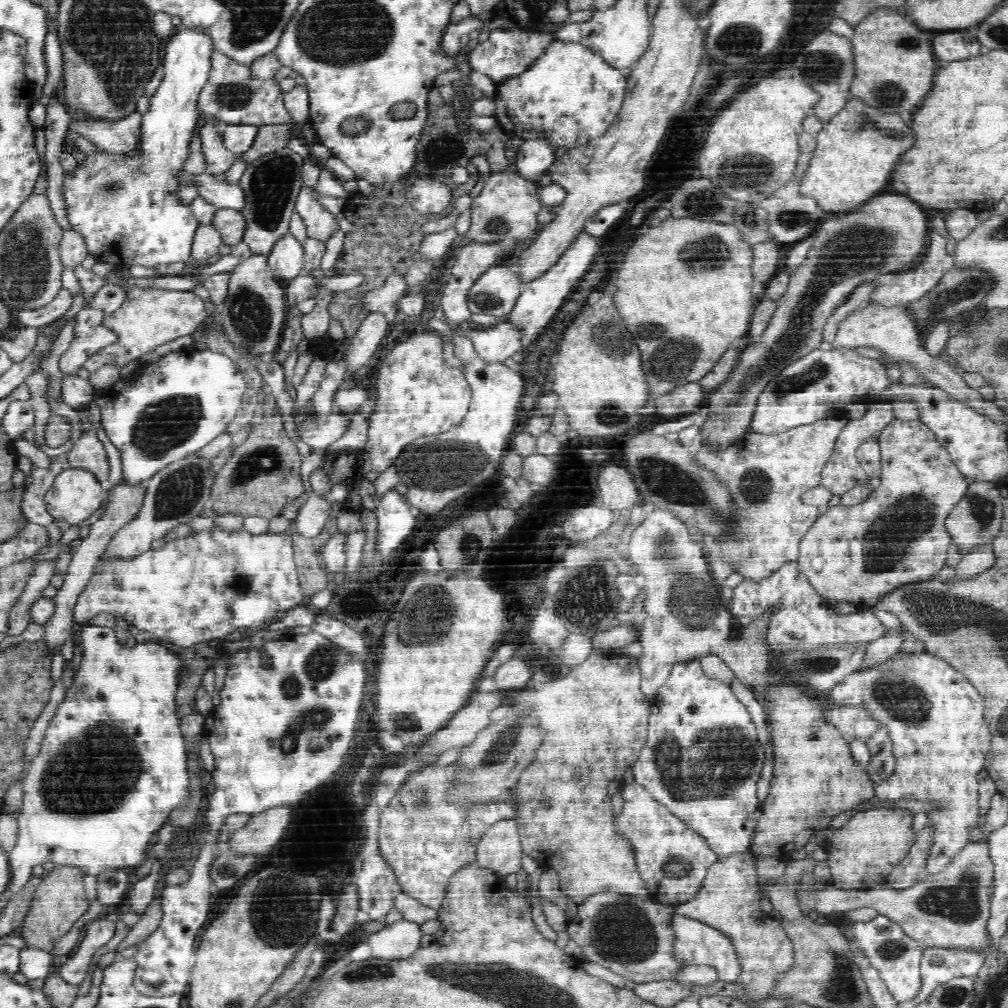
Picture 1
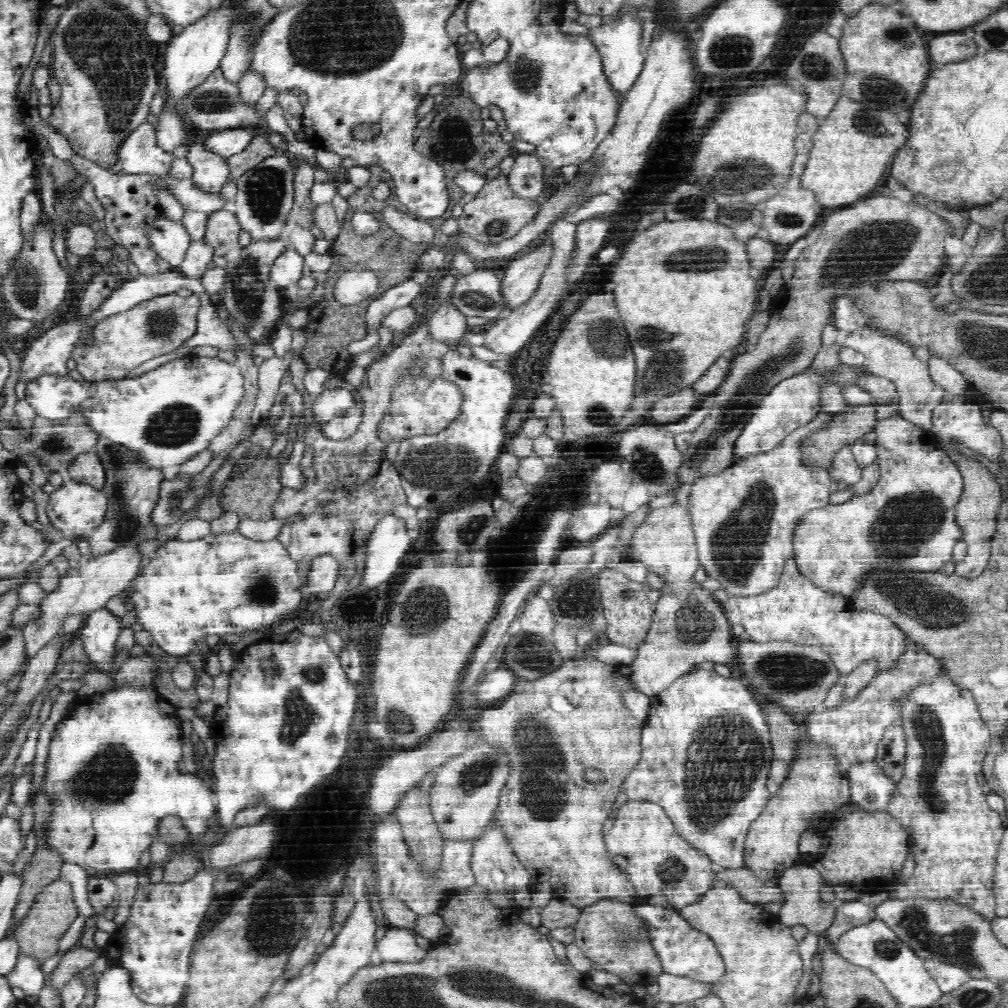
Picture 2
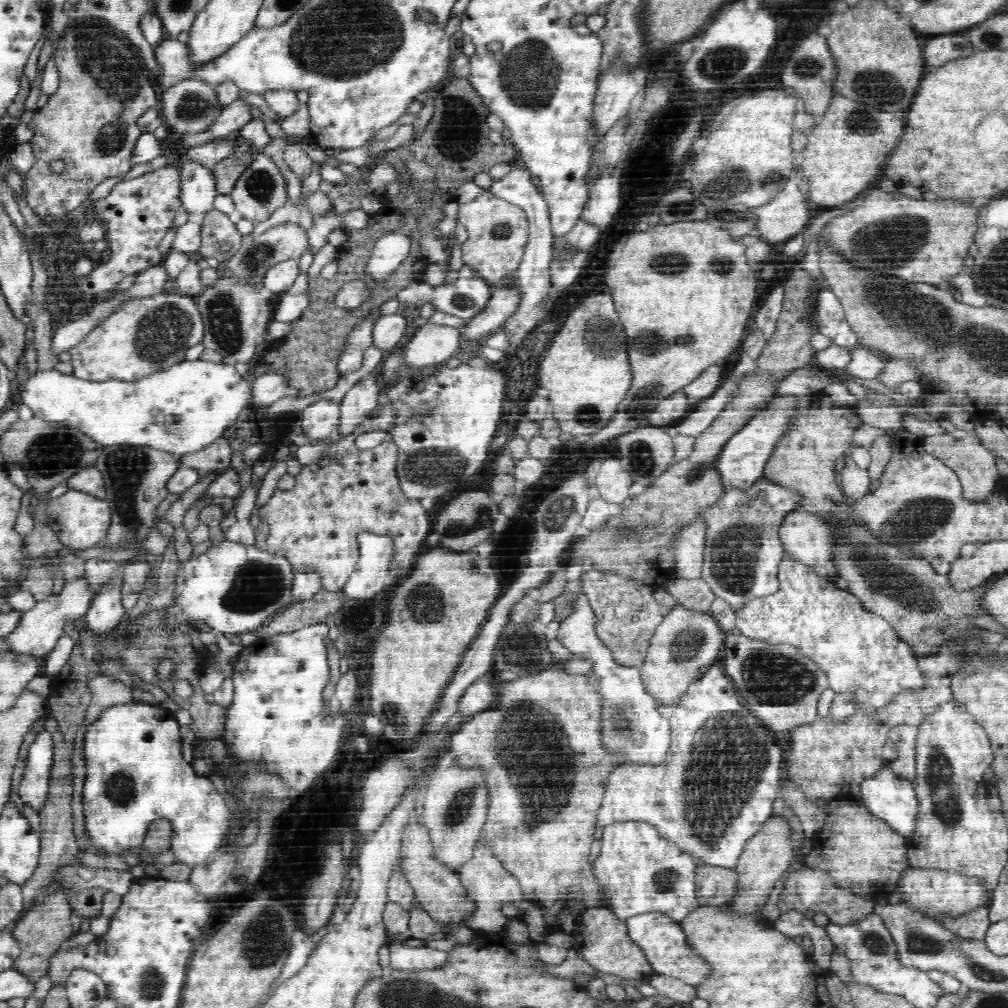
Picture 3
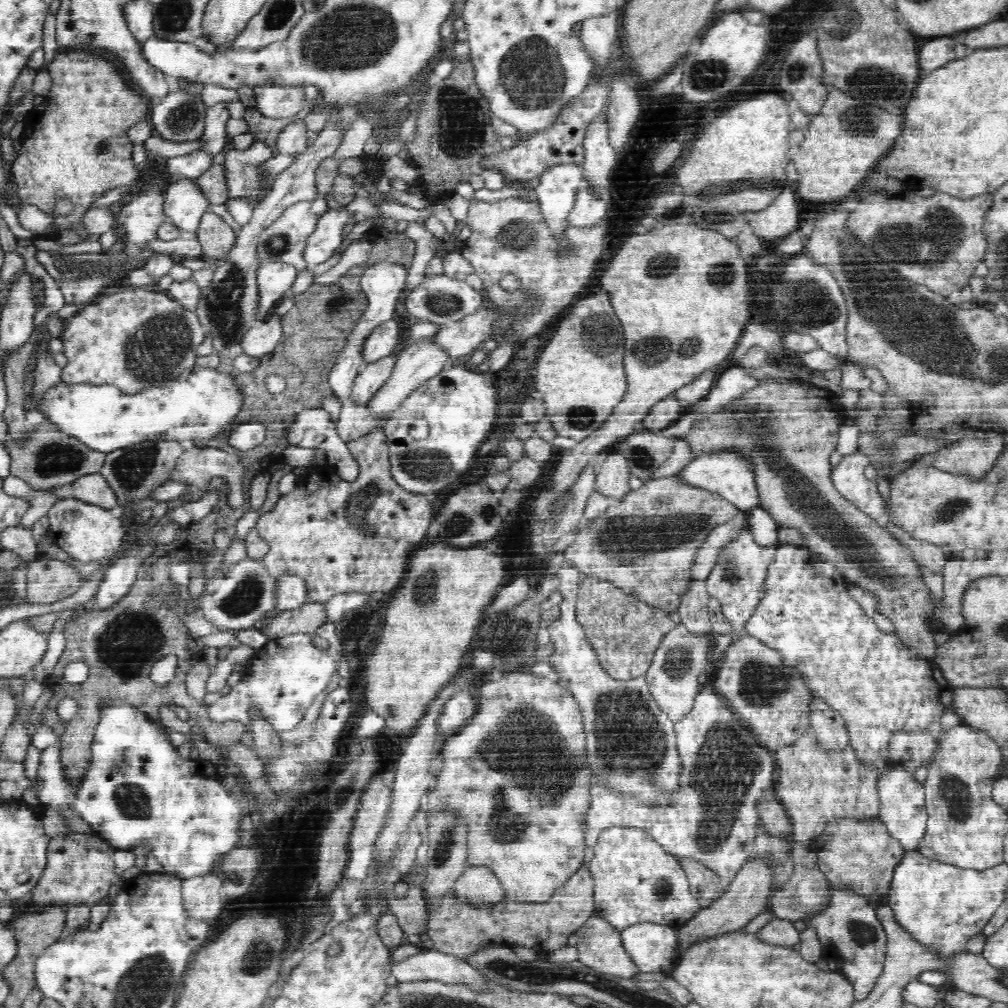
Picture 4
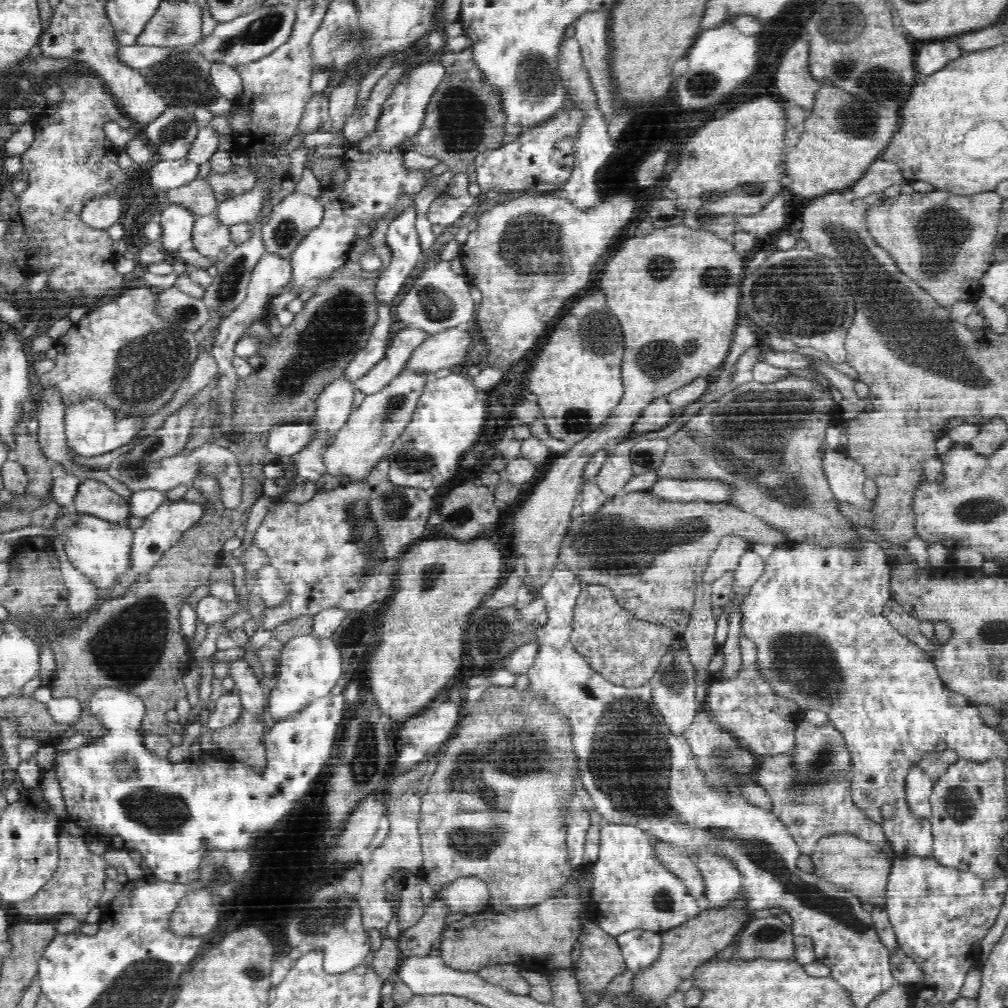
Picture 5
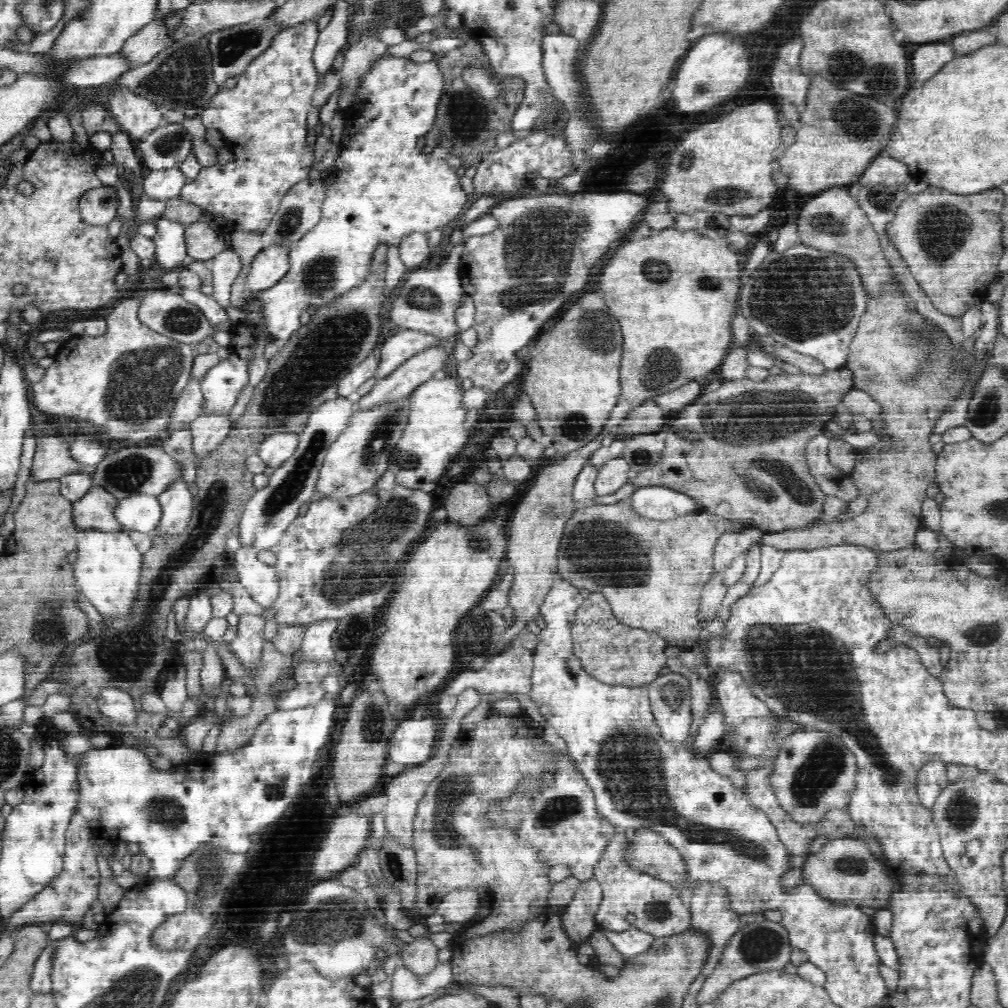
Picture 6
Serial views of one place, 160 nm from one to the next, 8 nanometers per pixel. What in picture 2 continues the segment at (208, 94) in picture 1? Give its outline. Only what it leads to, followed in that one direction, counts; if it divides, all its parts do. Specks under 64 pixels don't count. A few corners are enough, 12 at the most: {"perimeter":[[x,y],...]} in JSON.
{"perimeter":[[218,66],[179,106],[194,129],[263,119]]}

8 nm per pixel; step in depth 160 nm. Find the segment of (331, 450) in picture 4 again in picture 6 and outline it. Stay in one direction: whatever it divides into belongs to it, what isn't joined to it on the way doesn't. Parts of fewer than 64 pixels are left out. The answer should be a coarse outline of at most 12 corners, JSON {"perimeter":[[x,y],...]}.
{"perimeter":[[280,432],[259,444],[257,455],[280,468],[297,449],[299,432]]}

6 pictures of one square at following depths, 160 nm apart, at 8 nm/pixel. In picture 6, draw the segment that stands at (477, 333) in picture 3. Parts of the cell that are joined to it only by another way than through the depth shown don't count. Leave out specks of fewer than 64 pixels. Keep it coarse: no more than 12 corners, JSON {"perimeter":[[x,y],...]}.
{"perimeter":[[438,344],[412,356],[370,392],[355,399],[355,413],[410,395],[448,352]]}

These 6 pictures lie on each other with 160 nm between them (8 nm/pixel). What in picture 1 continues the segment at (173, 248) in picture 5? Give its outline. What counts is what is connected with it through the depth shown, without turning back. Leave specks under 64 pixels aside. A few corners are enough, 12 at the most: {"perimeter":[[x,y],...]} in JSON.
{"perimeter":[[218,119],[198,130],[205,172],[222,178],[238,156],[224,146]]}

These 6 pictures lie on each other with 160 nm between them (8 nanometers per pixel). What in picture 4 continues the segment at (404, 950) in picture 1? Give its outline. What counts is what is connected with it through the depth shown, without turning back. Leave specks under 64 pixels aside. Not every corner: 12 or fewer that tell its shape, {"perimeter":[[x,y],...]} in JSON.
{"perimeter":[[434,949],[399,963],[398,982],[465,984],[477,992],[487,979],[464,959]]}

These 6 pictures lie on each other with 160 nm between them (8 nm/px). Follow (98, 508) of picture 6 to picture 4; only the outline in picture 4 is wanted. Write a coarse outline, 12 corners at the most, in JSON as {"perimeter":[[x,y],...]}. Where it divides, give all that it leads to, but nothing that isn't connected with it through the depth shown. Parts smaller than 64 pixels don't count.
{"perimeter":[[100,473],[72,483],[72,499],[112,510],[119,505]]}

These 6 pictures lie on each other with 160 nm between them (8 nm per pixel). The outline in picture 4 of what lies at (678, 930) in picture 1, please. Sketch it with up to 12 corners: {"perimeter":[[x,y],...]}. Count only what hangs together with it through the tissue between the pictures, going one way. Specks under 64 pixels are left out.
{"perimeter":[[640,922],[620,931],[641,973],[670,975],[677,929]]}

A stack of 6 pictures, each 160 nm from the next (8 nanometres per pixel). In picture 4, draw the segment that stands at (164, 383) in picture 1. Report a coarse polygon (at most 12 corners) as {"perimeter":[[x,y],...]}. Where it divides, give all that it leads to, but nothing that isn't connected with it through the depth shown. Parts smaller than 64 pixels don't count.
{"perimeter":[[196,366],[132,396],[66,384],[36,409],[106,453],[144,441],[207,445],[243,393]]}

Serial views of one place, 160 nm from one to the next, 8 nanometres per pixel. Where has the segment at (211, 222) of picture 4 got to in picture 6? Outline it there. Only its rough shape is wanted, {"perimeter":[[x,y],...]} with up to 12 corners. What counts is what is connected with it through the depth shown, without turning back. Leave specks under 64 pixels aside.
{"perimeter":[[204,220],[186,226],[187,256],[208,260],[228,248]]}

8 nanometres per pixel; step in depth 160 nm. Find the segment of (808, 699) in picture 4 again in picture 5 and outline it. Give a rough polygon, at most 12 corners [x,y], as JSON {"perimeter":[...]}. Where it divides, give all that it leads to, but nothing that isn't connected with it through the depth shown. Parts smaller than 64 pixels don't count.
{"perimeter":[[742,636],[741,666],[707,687],[708,710],[756,754],[795,748],[805,711],[758,674]]}

